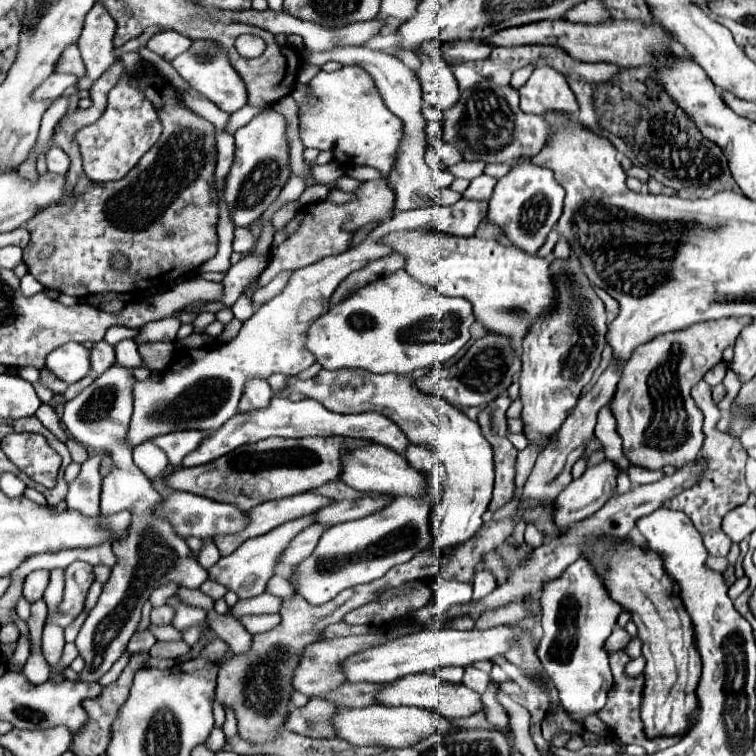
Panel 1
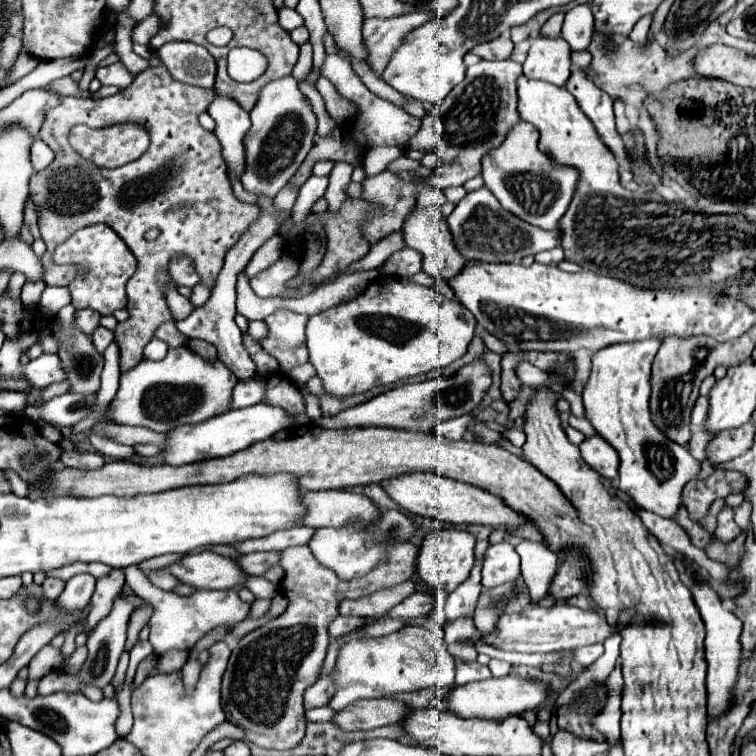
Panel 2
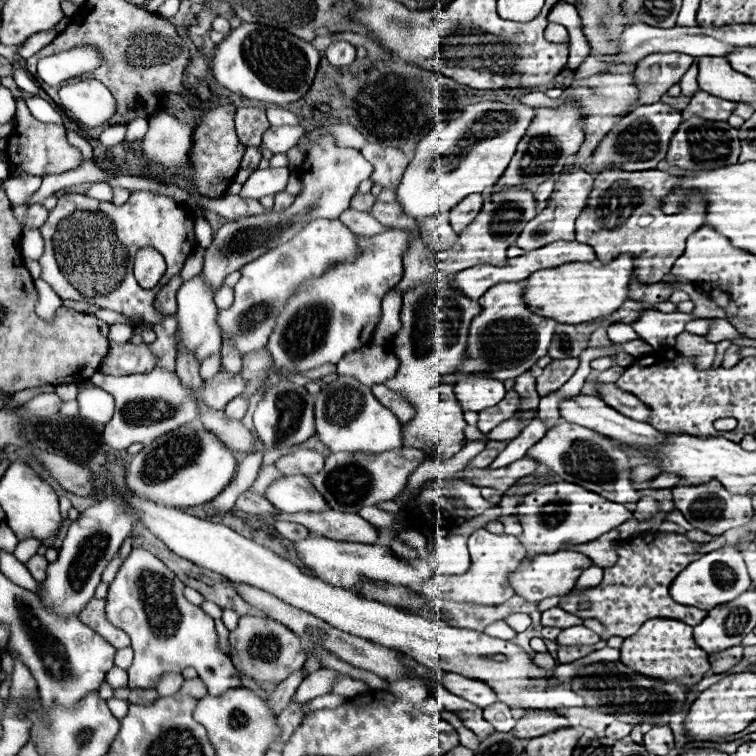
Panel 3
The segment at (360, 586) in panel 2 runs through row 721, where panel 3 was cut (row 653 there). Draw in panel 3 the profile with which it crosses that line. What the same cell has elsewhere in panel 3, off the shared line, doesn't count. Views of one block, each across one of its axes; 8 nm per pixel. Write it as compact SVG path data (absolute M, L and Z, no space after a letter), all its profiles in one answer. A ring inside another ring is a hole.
M242 616L238 626L228 634L230 644L230 658L234 666L254 682L274 682L280 684L292 672L300 670L306 662L306 652L302 648L300 638L286 628L284 624L272 618L258 618L258 616Z

